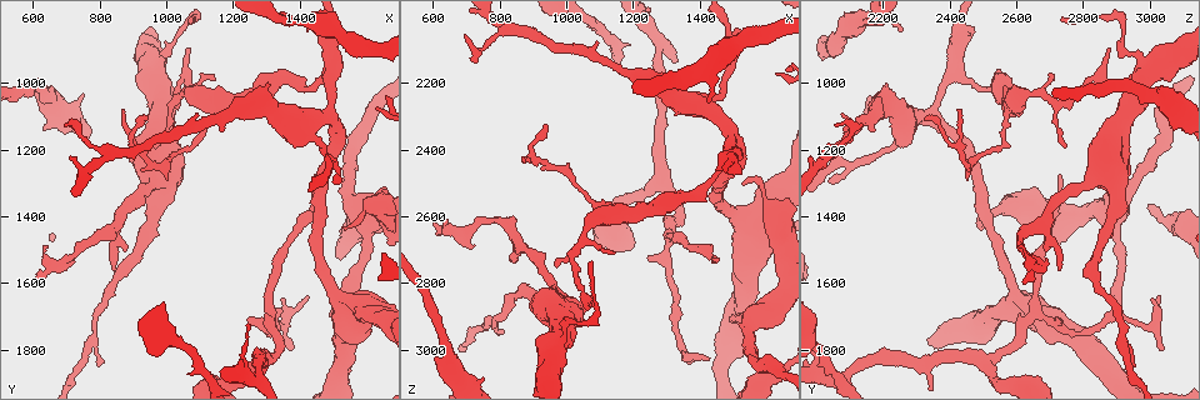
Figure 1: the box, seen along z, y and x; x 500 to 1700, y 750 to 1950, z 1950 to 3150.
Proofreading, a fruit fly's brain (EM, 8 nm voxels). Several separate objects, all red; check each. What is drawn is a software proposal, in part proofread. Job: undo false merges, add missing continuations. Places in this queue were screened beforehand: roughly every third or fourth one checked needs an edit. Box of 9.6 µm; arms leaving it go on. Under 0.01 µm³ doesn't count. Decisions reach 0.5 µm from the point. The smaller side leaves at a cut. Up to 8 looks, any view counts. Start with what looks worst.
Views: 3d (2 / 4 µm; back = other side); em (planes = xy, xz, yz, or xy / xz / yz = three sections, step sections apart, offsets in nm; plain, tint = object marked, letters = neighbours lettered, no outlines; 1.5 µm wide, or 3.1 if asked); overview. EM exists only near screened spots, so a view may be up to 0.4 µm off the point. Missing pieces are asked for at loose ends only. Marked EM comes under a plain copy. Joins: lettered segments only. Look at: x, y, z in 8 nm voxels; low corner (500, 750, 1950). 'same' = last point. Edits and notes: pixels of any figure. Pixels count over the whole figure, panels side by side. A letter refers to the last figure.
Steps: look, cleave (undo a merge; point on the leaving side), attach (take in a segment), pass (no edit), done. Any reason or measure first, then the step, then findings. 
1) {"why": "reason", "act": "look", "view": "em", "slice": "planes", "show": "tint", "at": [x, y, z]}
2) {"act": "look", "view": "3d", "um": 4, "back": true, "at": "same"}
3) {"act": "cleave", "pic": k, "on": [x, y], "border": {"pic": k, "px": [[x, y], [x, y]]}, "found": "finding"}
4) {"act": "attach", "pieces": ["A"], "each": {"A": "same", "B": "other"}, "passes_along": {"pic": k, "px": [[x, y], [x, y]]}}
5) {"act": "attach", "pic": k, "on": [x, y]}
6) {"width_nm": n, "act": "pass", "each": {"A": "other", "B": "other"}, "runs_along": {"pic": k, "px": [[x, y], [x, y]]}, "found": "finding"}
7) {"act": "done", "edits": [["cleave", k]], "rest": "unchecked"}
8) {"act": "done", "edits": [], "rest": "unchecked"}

{"act": "look", "view": "em", "slice": "planes", "show": "letters", "at": [1430, 840, 2250]}

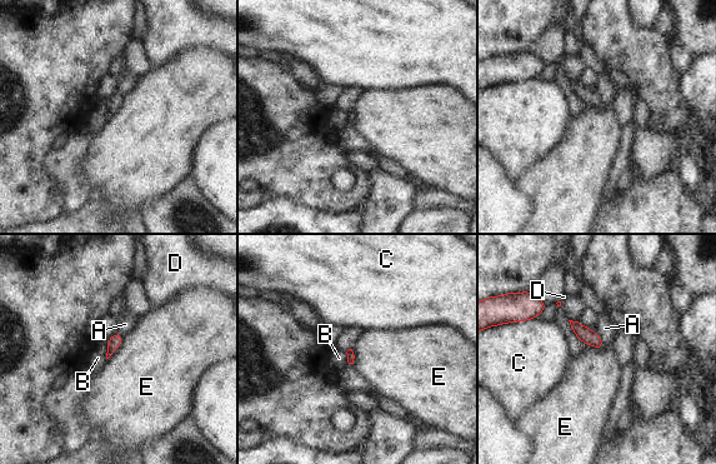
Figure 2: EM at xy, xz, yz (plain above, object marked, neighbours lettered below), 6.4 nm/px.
{"act": "pass", "each": {"A": "other", "B": "other", "C": "other", "D": "other", "E": "other"}, "border": {"pic": 2, "px": [[123, 337], [118, 349], [108, 359]]}, "found": "none of them fits"}

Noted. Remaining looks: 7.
{"why": "free end", "act": "look", "view": "3d", "um": 2, "at": [640, 1500, 2610]}

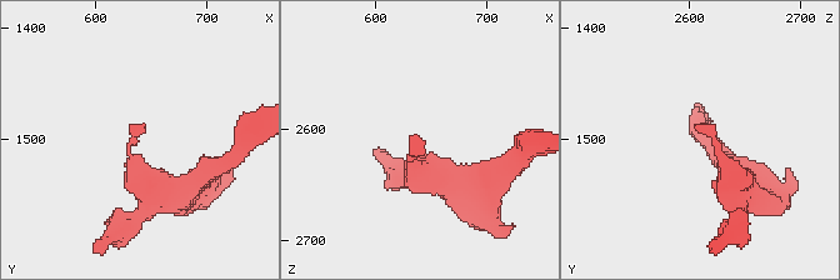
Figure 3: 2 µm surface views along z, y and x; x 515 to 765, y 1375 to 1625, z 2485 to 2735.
{"arm_widths_nm": [190, 220], "why": "need the tissue", "act": "look", "view": "em", "slice": "planes", "show": "letters", "at": [648, 1492, 2618]}

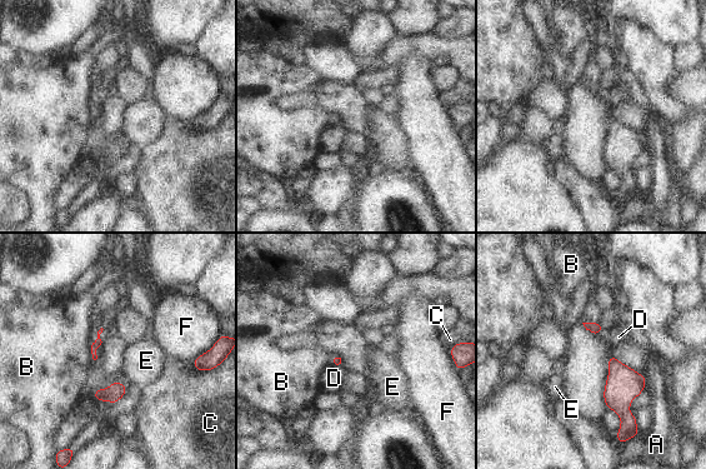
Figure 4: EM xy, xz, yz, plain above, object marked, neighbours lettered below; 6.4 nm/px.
{"act": "pass", "each": {"A": "other", "B": "other", "C": "other", "D": "other", "E": "other", "F": "other"}, "border": {"pic": 4, "px": [[343, 364], [331, 365]]}, "found": "none of them fits"}

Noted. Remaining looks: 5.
{"why": "long arm stops here", "act": "look", "view": "3d", "um": 2, "at": [1450, 1280, 2720]}

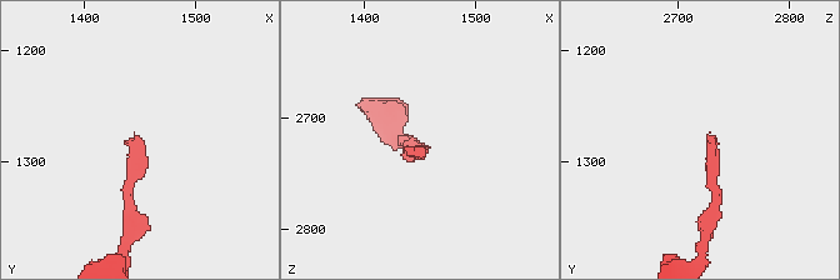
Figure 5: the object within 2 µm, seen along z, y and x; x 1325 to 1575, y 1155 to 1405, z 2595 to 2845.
{"act": "look", "view": "em", "slice": "planes", "show": "letters", "at": [1444, 1276, 2726]}

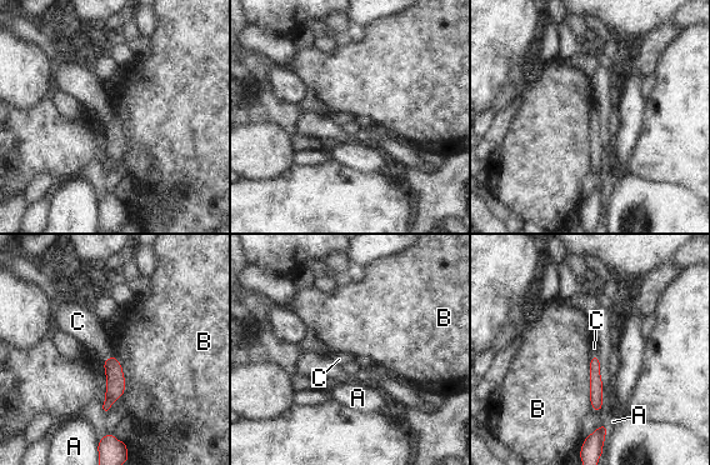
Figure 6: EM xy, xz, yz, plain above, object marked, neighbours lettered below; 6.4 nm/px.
{"width_nm": 80, "act": "attach", "pieces": ["C"], "each": {"A": "other", "B": "other", "C": "same"}, "found": "it goes on there"}

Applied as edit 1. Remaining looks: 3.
{"act": "done", "edits": [["attach", 6]], "rest": "unchecked"}

